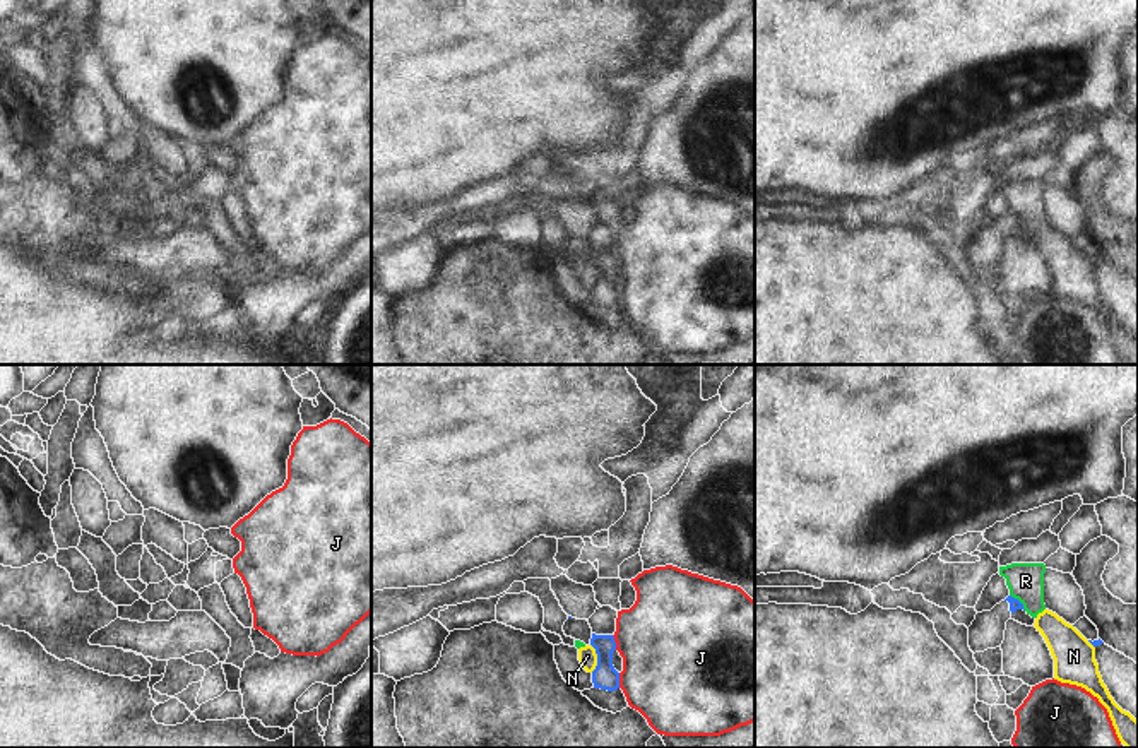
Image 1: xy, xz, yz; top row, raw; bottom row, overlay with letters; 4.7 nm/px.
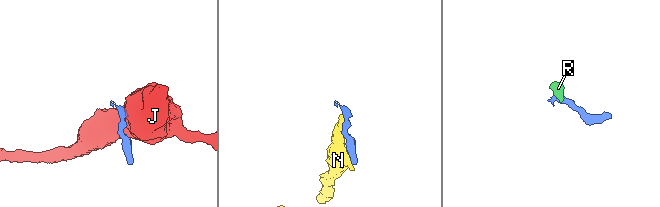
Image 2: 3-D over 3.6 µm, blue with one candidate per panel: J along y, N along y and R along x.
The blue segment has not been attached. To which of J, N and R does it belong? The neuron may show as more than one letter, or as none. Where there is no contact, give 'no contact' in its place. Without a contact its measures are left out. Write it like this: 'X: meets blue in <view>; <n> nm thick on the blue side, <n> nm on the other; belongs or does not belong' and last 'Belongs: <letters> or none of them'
J: meets blue in xz; 120 nm thick on the blue side, 460 nm on the other; does not belong
N: meets blue in xz; 120 nm thick on the blue side, 90 nm on the other; does not belong
R: meets blue in yz; 50 nm thick on the blue side, 180 nm on the other; does not belong
Belongs: none of them

